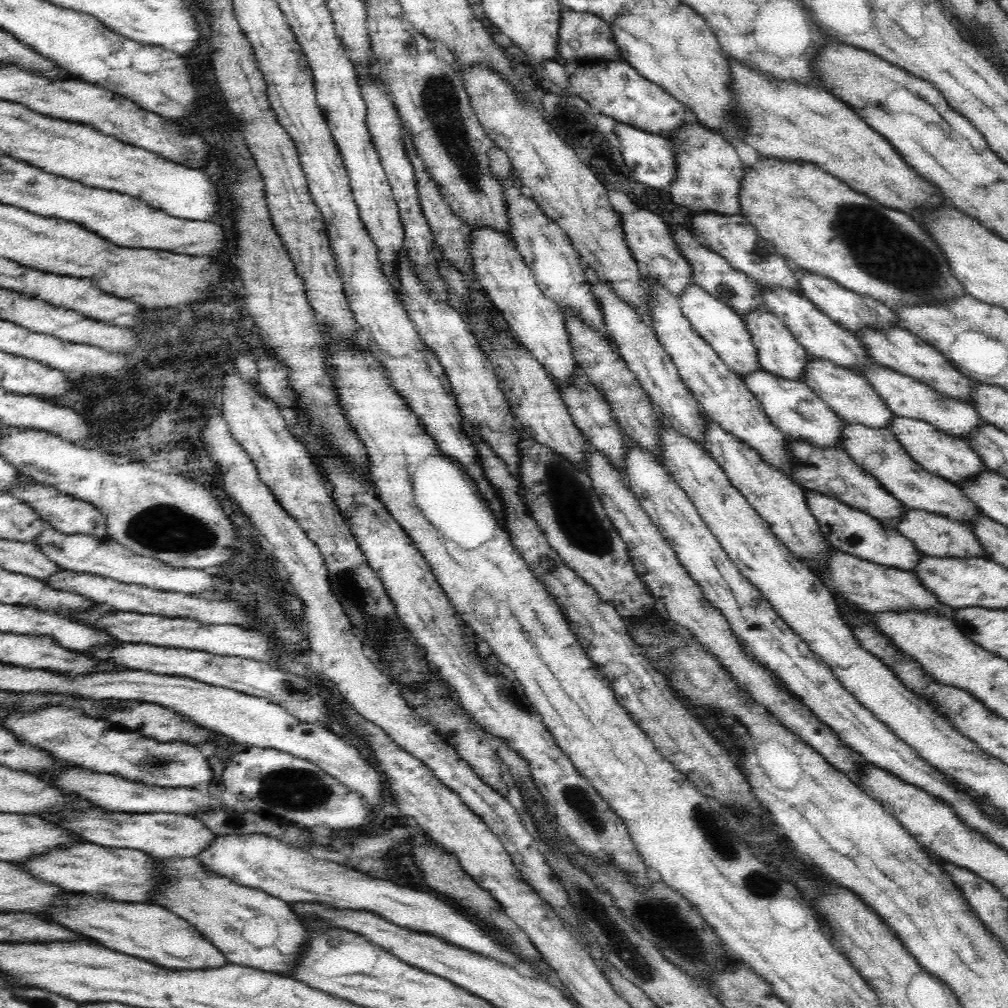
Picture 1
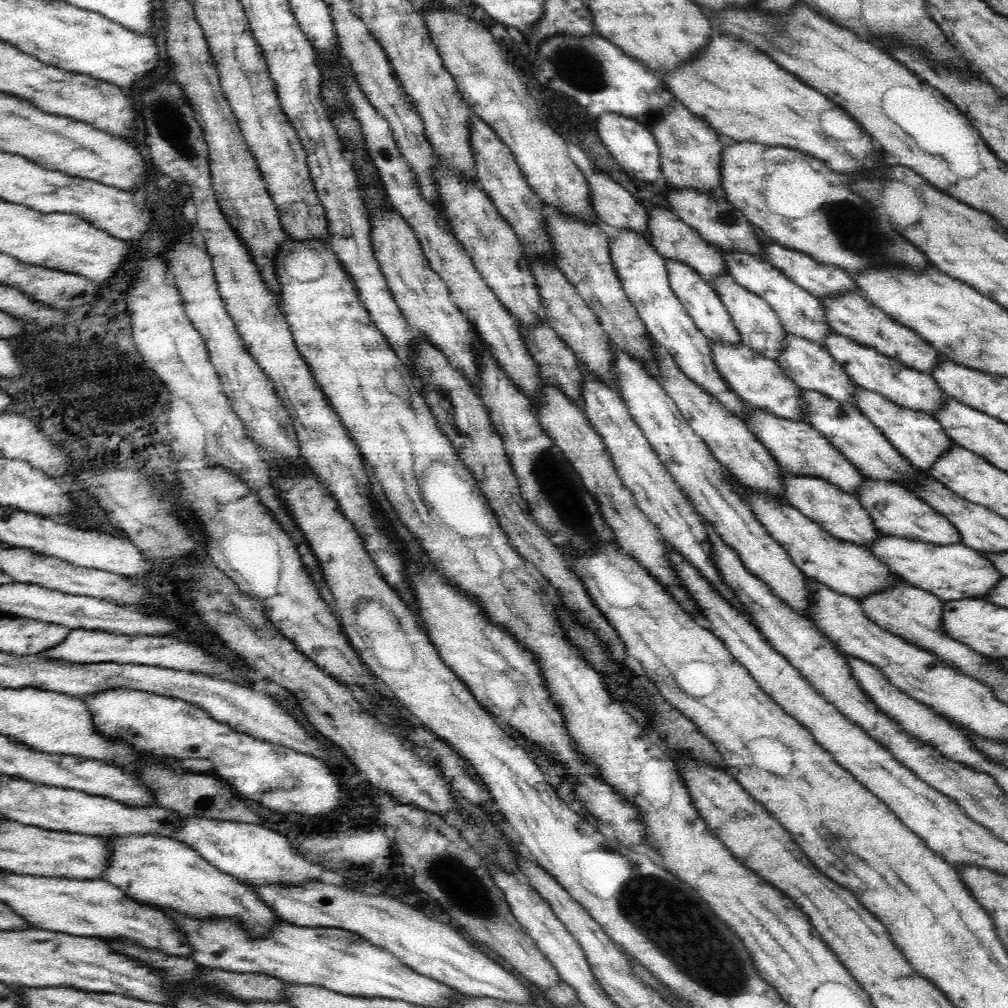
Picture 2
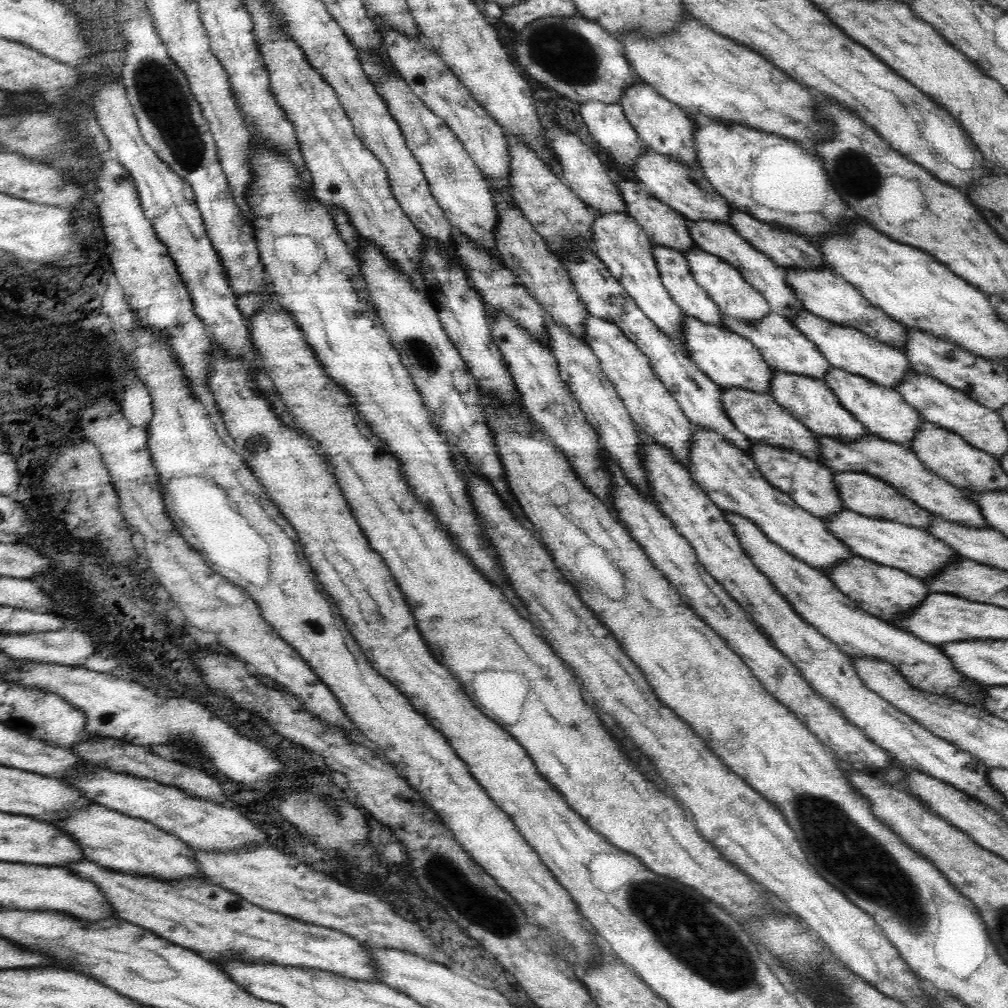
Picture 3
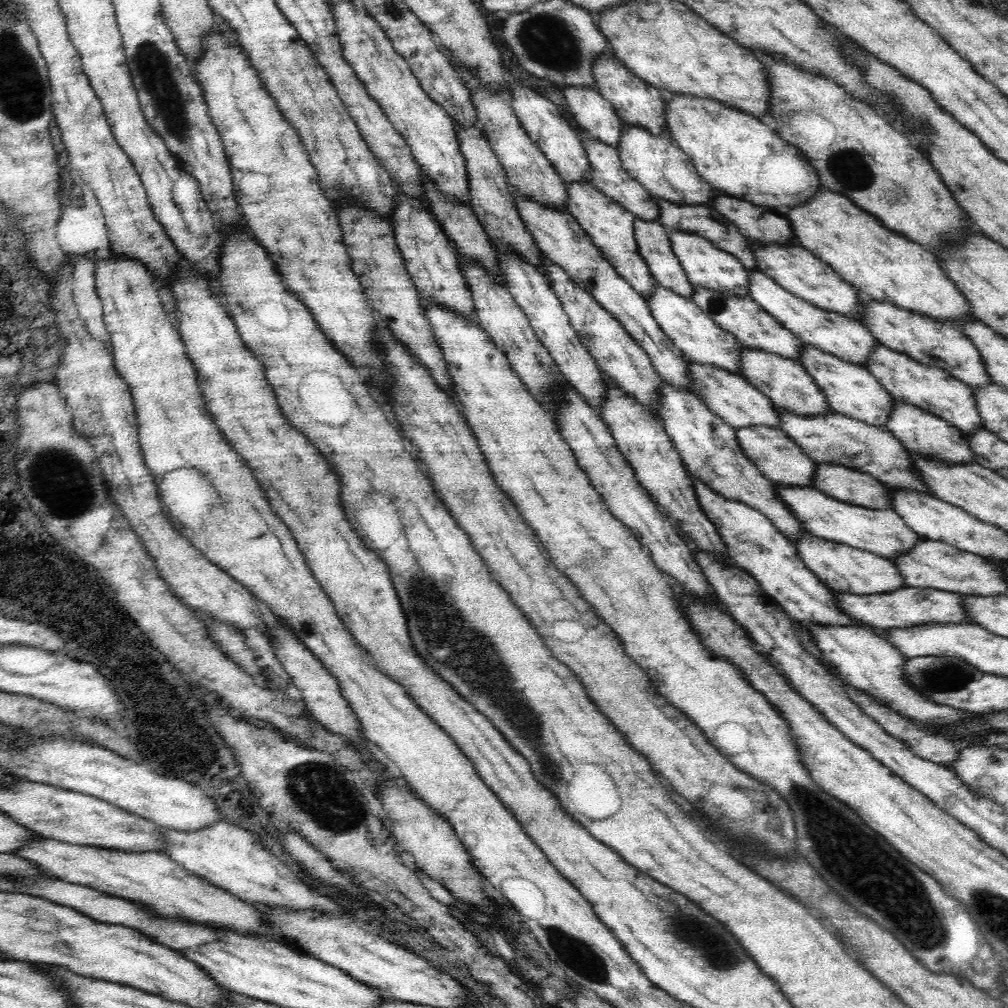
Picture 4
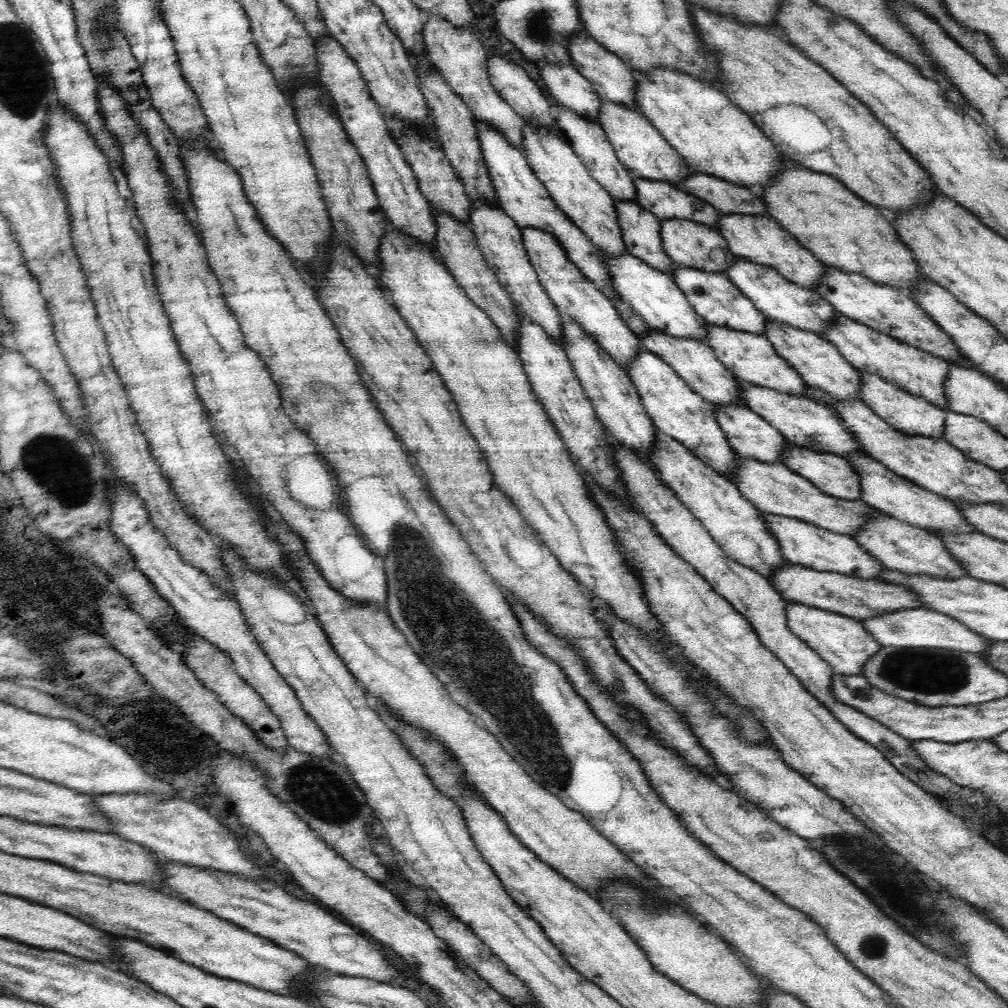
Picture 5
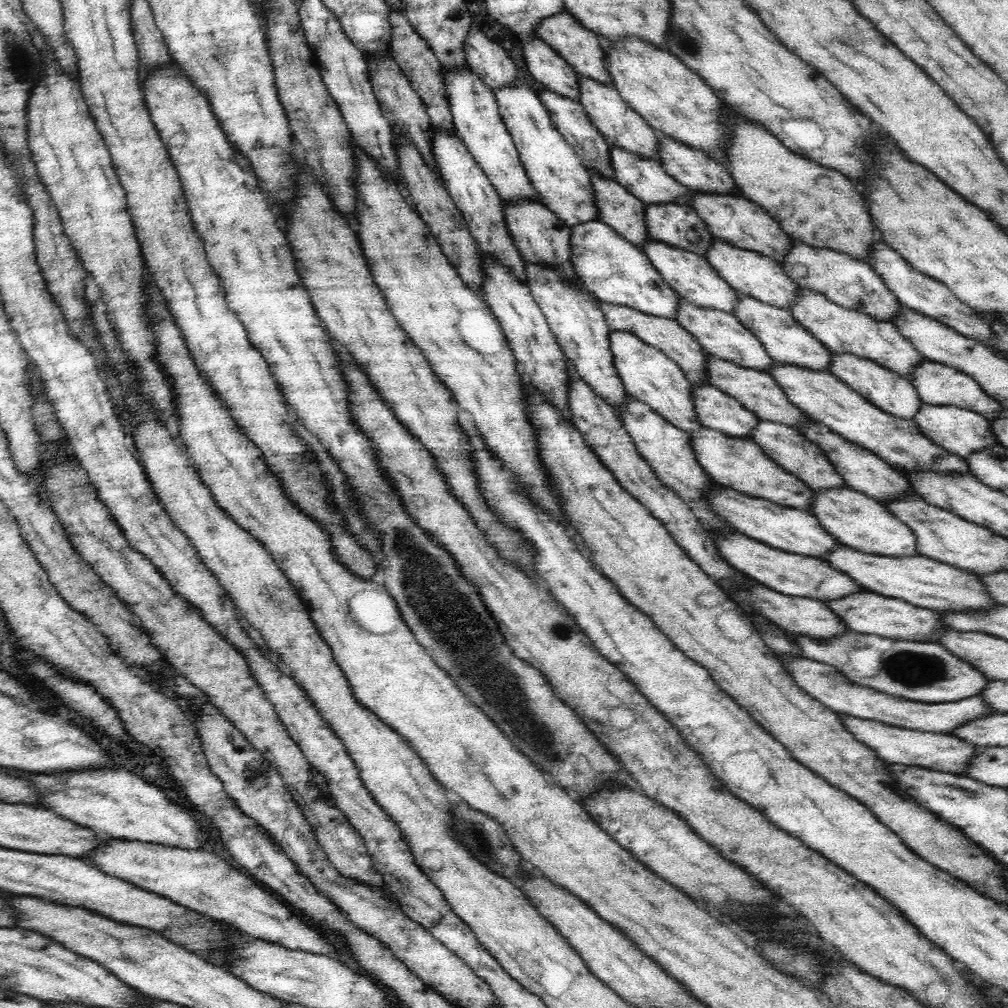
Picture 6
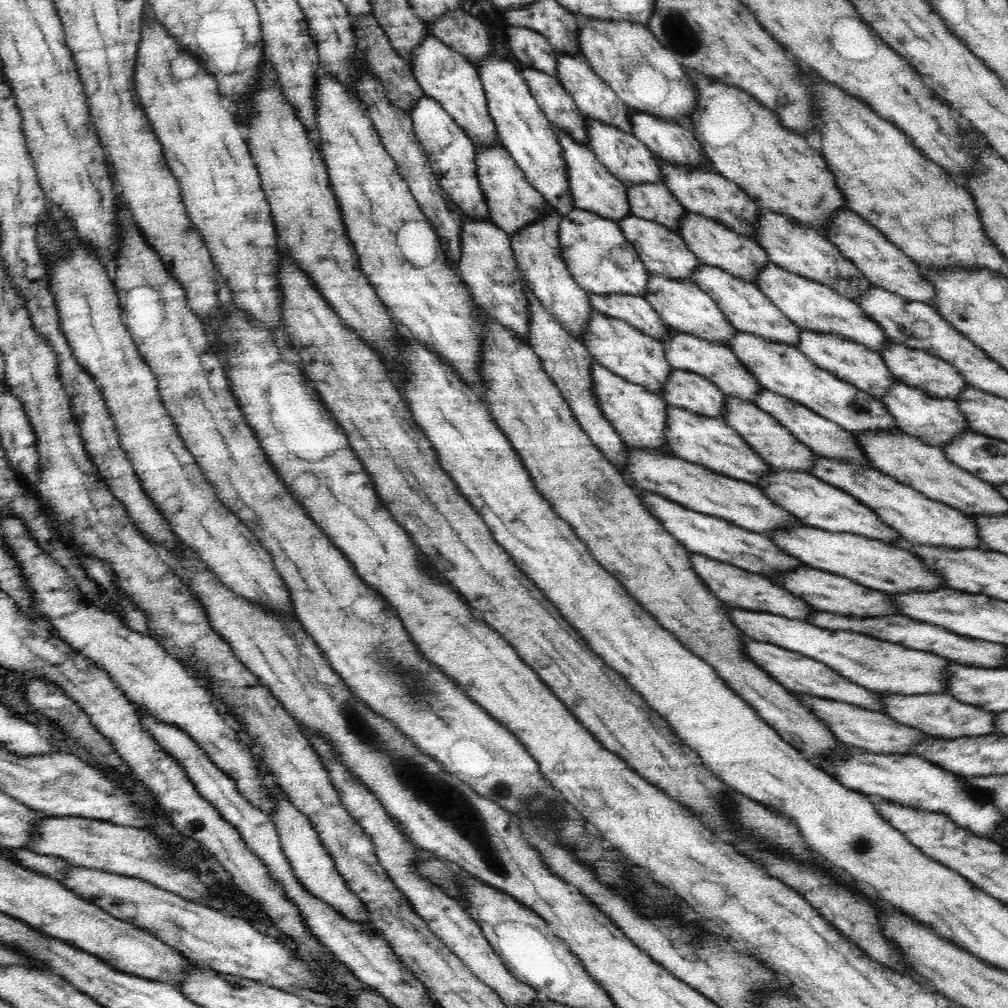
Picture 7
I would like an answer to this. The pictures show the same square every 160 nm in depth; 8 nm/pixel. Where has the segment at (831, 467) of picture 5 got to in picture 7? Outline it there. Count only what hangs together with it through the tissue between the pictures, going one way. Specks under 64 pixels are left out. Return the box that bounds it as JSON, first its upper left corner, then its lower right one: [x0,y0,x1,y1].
[725,397,817,473]

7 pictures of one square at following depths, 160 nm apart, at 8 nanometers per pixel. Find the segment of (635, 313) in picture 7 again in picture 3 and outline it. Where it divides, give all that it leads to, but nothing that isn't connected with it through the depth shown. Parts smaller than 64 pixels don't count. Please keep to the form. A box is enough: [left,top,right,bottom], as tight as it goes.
[721,388,823,463]

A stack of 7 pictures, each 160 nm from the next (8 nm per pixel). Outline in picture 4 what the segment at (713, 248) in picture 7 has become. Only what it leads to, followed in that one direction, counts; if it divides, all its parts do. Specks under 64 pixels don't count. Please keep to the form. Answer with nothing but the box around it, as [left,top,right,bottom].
[749,271,880,367]

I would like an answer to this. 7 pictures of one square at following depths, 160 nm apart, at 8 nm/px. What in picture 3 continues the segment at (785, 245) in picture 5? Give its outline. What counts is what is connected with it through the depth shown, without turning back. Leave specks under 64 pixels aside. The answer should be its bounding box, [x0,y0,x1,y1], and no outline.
[785,269,908,352]

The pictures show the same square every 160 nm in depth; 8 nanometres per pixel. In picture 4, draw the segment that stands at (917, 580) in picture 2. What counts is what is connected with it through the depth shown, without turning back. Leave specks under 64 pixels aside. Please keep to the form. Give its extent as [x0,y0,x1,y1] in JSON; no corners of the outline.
[776,485,923,560]

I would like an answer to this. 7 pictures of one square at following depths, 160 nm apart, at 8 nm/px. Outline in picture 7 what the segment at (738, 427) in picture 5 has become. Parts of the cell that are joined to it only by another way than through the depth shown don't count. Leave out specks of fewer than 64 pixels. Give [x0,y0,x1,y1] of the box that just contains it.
[663,369,726,422]

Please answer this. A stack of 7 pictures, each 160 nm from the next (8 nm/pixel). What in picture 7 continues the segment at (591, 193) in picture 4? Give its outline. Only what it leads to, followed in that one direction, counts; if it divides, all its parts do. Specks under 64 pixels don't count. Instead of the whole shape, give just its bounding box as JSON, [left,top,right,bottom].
[476,54,576,217]

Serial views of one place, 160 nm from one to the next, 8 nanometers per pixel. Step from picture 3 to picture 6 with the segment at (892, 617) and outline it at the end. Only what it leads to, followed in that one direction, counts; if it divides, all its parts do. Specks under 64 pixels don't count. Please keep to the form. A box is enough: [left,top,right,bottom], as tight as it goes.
[707,483,842,561]

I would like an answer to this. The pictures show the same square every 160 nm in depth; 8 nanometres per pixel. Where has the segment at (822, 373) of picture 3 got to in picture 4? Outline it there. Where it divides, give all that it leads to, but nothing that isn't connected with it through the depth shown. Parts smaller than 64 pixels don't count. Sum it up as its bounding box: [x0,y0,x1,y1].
[693,285,806,363]

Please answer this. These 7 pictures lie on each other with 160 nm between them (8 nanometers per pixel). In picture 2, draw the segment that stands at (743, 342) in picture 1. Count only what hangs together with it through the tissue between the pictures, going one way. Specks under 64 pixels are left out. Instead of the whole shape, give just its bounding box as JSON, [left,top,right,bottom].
[665,259,741,345]

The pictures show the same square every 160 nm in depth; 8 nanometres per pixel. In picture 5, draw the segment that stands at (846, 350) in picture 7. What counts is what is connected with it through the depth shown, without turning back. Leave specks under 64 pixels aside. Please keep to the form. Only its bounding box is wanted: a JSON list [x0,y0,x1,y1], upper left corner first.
[861,373,947,441]

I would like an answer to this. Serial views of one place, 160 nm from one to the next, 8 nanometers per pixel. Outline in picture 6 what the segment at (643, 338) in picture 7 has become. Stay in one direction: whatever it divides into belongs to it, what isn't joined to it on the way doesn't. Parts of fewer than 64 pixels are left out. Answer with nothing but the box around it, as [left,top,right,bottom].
[609,331,704,438]

